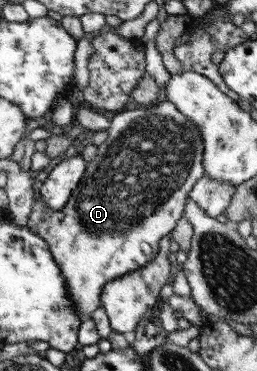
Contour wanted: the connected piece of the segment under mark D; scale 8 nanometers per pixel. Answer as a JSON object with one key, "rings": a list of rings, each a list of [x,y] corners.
{"rings":[[[161,98],[160,101],[150,106],[144,105],[140,109],[118,112],[109,123],[110,128],[106,131],[108,137],[106,137],[106,140],[101,145],[98,145],[96,156],[88,163],[84,176],[81,178],[78,186],[70,192],[70,196],[68,196],[64,207],[58,211],[51,210],[46,203],[44,203],[44,200],[35,196],[26,224],[28,231],[34,233],[34,235],[38,235],[38,237],[42,239],[41,241],[44,241],[44,244],[47,245],[50,256],[52,260],[54,260],[54,263],[58,265],[60,275],[62,275],[62,279],[64,279],[64,285],[66,285],[66,291],[68,291],[68,299],[72,301],[74,311],[78,313],[78,316],[80,316],[82,320],[87,318],[94,309],[98,309],[98,305],[101,305],[99,292],[107,281],[138,269],[156,257],[159,251],[159,242],[162,240],[162,237],[166,237],[168,233],[171,233],[171,229],[176,225],[176,220],[182,216],[184,204],[186,204],[186,198],[188,198],[188,192],[192,190],[193,184],[203,177],[203,146],[199,139],[199,133],[194,128],[194,125],[192,125],[184,115],[180,114],[175,109],[175,106],[168,100]]]}

